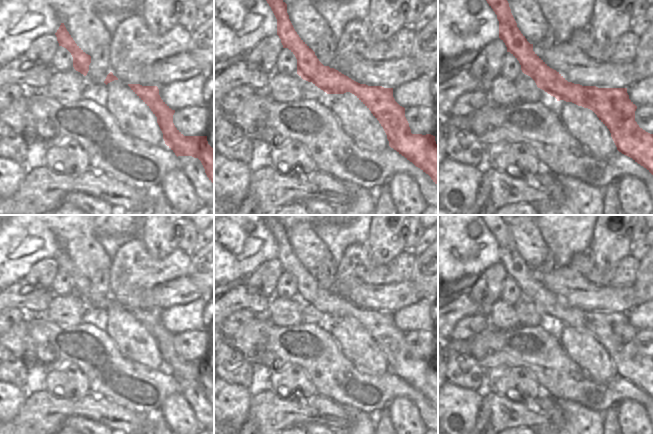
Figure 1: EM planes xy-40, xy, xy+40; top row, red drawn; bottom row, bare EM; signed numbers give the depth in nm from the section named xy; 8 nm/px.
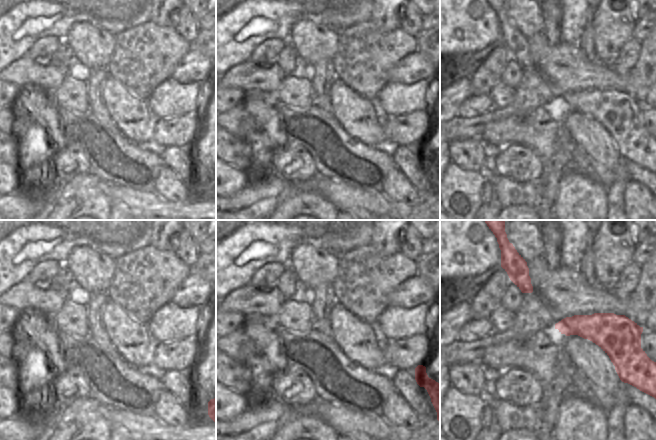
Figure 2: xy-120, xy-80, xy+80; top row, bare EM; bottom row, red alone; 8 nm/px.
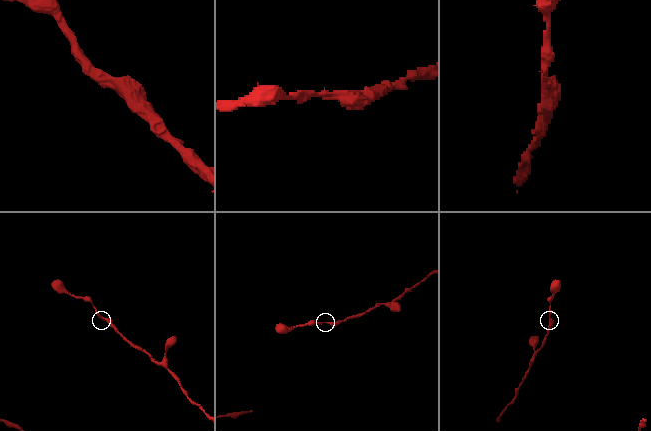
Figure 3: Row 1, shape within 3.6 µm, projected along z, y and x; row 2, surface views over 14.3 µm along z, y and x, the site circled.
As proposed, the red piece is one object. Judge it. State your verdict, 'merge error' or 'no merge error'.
no merge error

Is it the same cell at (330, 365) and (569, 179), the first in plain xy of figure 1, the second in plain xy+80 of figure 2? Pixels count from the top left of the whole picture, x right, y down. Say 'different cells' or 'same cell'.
different cells

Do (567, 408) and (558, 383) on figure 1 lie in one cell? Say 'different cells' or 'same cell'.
different cells

